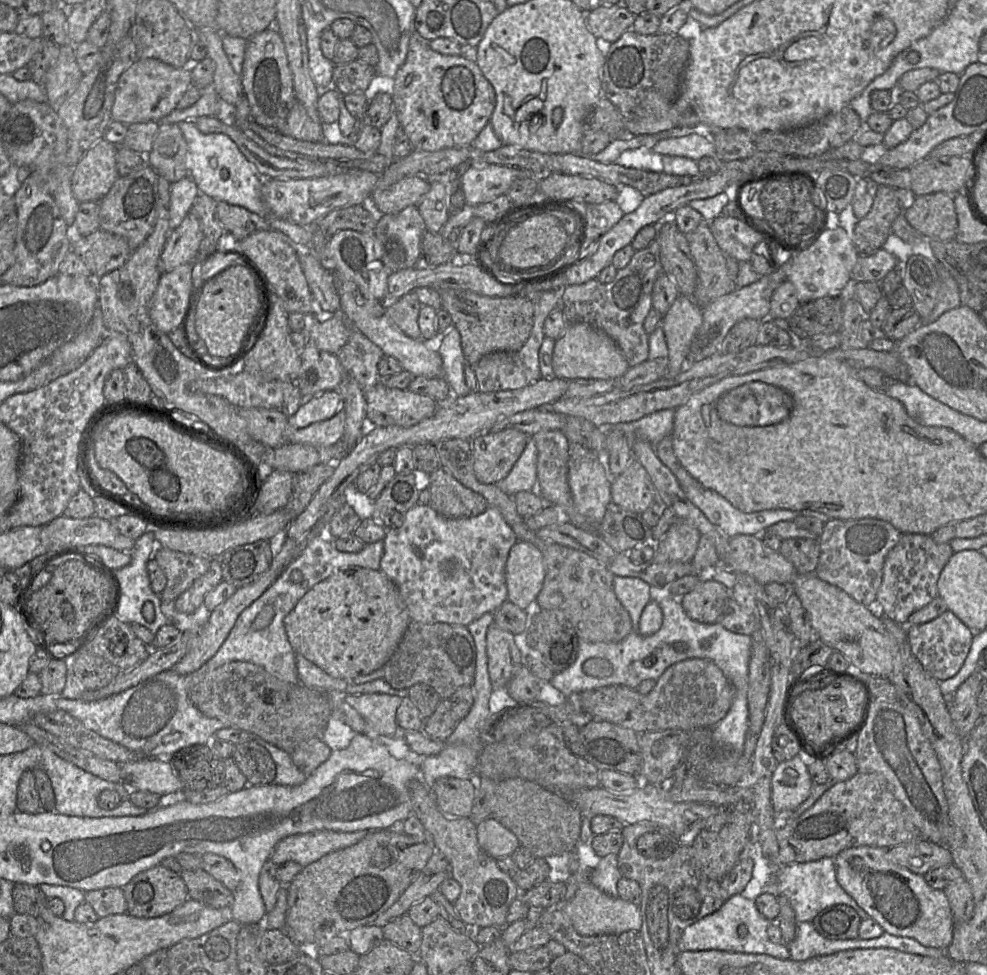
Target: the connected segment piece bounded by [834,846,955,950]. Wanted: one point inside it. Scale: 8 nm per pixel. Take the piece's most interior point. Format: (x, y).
(901, 902)

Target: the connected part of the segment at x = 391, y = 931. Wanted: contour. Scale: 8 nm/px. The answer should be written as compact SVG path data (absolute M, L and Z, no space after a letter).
M407 914L391 920L382 930L385 940L417 956L421 946L421 928Z

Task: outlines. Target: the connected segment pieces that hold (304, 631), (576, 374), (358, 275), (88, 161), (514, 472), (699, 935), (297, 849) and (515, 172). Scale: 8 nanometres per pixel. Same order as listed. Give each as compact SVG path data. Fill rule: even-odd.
M355 566L339 570L314 585L284 618L284 626L295 653L300 653L330 676L352 683L355 678L385 666L410 621L408 607L396 584L381 570Z
M569 323L564 336L556 340L552 367L557 378L572 379L617 379L630 368L624 354L615 341L601 330L584 323Z
M354 230L336 232L326 244L321 264L325 269L354 282L367 299L386 300L387 280L392 272L383 264L378 255L377 241L375 241L373 235Z
M101 139L78 162L71 178L71 189L80 202L99 202L119 178L116 167L118 146Z
M529 438L527 444L509 474L497 484L505 493L513 497L520 491L531 491L537 488L536 444Z
M736 894L729 897L715 912L703 917L694 924L684 929L678 942L678 954L684 951L721 950L746 954L765 954L778 959L789 959L790 953L784 943L772 943L767 934L767 929L772 924L758 911L753 900ZM745 925L748 936L740 938L737 928Z
M321 830L288 836L275 846L271 860L277 866L287 861L294 861L305 867L328 853L356 844L371 831L376 830L353 832Z
M492 165L483 169L465 167L460 172L460 182L466 204L477 206L505 195L515 180L535 177L514 167Z

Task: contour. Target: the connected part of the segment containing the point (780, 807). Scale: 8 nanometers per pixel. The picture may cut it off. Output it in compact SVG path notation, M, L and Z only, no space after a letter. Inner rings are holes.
M799 755L779 762L771 782L771 799L775 813L797 808L809 796L812 784L807 764Z

